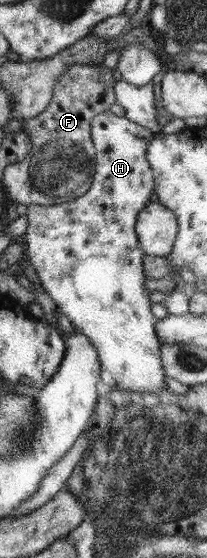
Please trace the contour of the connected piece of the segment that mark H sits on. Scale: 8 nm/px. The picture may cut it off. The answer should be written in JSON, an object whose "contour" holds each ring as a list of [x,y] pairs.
{"contour":[[[111,110],[92,119],[90,132],[96,149],[96,172],[90,188],[81,197],[63,204],[49,207],[32,204],[27,208],[29,225],[25,233],[25,256],[35,267],[43,290],[51,296],[60,312],[69,317],[73,327],[95,347],[101,366],[100,380],[109,389],[157,393],[168,388],[156,332],[159,319],[153,315],[153,303],[149,300],[151,293],[145,287],[145,252],[135,232],[137,217],[151,202],[151,193],[154,192],[153,172],[146,158],[146,149],[155,133]]]}

